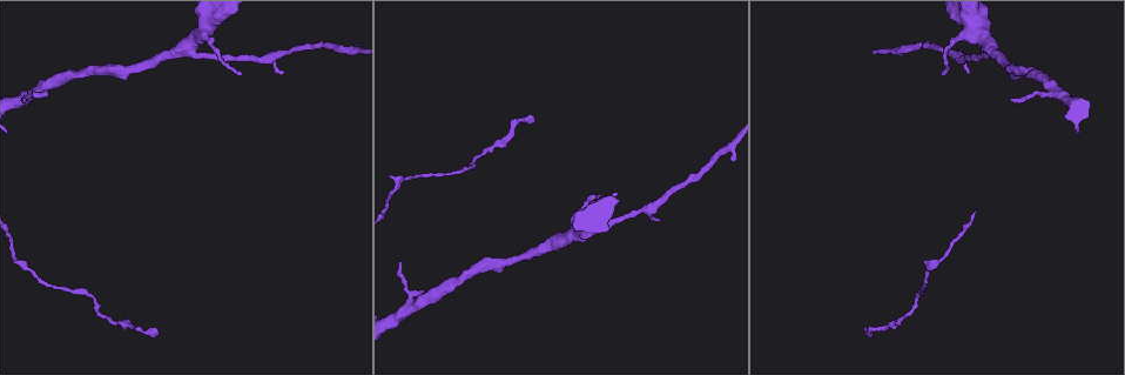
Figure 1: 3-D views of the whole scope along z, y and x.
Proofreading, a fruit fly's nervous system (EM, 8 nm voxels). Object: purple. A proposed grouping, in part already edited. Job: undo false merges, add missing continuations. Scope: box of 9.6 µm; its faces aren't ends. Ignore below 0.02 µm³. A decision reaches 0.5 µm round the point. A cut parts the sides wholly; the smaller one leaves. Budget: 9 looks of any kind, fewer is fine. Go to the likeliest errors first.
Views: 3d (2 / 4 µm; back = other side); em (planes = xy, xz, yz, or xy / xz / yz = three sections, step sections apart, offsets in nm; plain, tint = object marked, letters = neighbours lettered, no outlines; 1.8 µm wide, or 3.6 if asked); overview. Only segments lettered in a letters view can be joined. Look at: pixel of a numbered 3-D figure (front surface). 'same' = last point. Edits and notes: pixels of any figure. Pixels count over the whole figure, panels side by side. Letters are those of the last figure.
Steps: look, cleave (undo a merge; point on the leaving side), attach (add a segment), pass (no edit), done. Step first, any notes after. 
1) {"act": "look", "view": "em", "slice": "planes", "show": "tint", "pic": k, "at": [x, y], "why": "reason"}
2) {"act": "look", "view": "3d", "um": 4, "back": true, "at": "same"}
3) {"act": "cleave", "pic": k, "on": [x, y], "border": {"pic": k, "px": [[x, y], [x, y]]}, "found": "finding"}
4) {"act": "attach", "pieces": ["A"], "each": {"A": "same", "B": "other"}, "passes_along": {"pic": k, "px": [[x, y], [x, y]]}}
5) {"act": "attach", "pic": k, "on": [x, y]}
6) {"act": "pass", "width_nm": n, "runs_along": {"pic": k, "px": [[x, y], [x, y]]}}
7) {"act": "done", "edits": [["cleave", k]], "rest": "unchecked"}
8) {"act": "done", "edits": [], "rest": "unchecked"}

{"act": "look", "view": "em", "slice": "planes", "show": "letters", "pic": 1, "at": [515, 127], "why": "a narrow waist"}

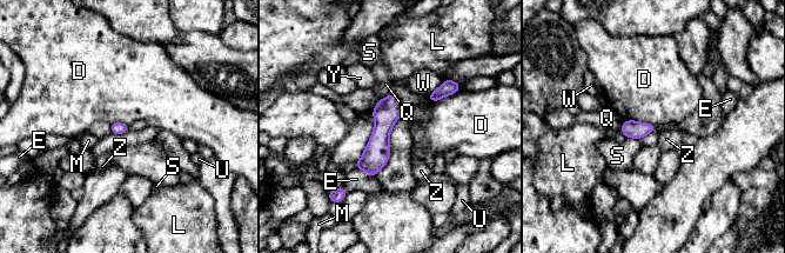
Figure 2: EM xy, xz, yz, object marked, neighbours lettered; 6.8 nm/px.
{"act": "pass", "each": {"D": "other", "E": "other", "L": "other", "M": "other", "Q": "other", "S": "other", "U": "other", "W": "other", "Y": "other", "Z": "other"}, "runs_along": {"pic": 2, "px": [[394, 98], [378, 146], [357, 165]]}, "found": "continuous, no second cell"}

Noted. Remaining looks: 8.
{"act": "look", "view": "3d", "um": 2, "pic": 1, "at": [969, 70], "why": "thin end"}

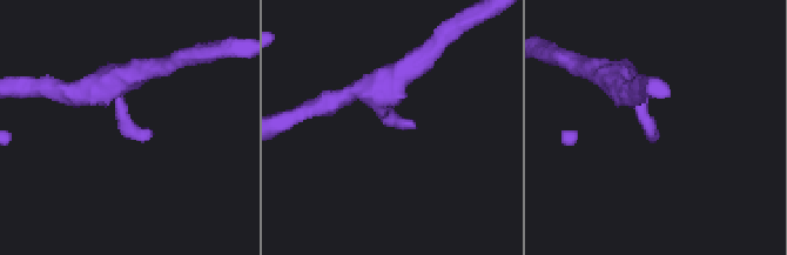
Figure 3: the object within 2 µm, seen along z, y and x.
{"act": "look", "view": "em", "slice": "xy", "step": 4, "show": "letters", "pic": 3, "at": [413, 128]}

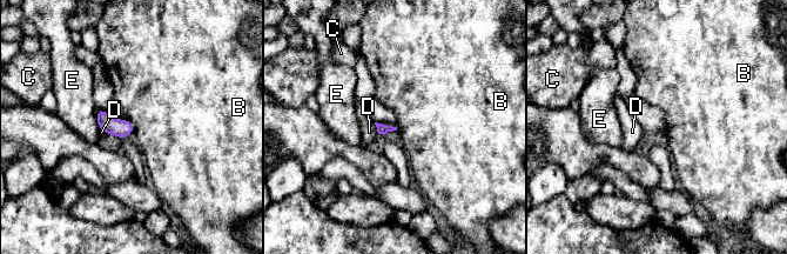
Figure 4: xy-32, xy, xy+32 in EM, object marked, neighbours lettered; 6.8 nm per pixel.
{"act": "pass", "each": {"B": "other", "C": "other", "D": "other", "E": "other"}, "border": {"pic": 4, "px": [[128, 119], [134, 131]]}, "found": "none of them fits"}

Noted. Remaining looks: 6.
{"act": "look", "view": "3d", "um": 2, "pic": 1, "at": [400, 264], "why": "an open end"}

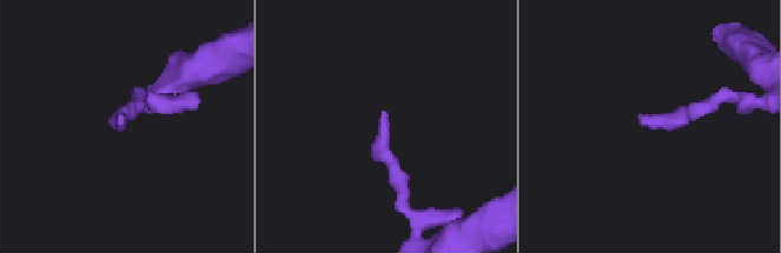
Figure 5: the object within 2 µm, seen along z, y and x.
{"act": "look", "view": "em", "slice": "yz", "step": 16, "show": "letters", "pic": 5, "at": [642, 122]}

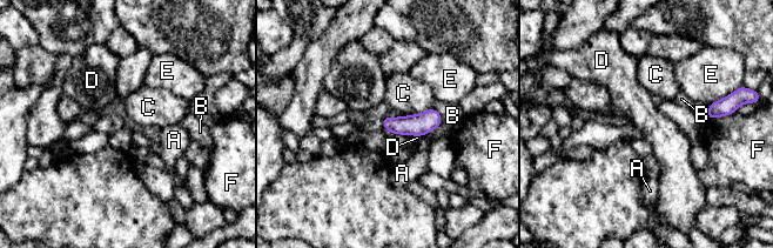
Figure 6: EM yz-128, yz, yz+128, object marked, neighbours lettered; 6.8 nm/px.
{"act": "look", "view": "em", "slice": "planes", "show": "letters", "at": "same"}

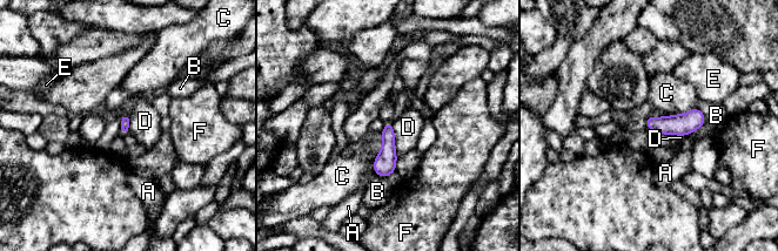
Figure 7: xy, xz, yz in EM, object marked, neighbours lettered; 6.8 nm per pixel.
{"act": "pass", "each": {"A": "other", "B": "other", "C": "other", "D": "other", "E": "other", "F": "other"}, "border": {"pic": 7, "px": [[390, 122], [397, 156]]}, "found": "no lettered segment goes on from it"}

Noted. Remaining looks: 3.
{"act": "look", "view": "em", "slice": "xy", "step": 4, "show": "letters", "pic": 1, "at": [566, 237], "why": "three-way junction"}

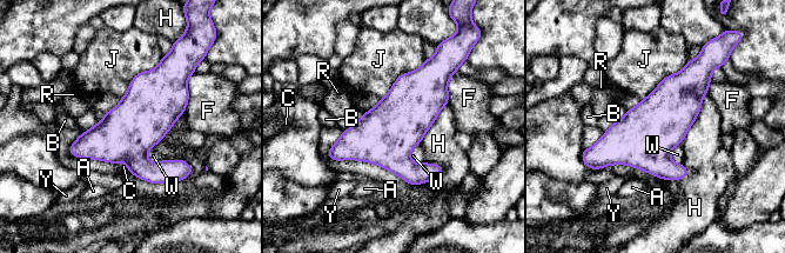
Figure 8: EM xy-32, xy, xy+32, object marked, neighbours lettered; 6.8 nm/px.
{"act": "look", "view": "em", "slice": "planes", "show": "letters", "at": "same", "why": "another direction"}

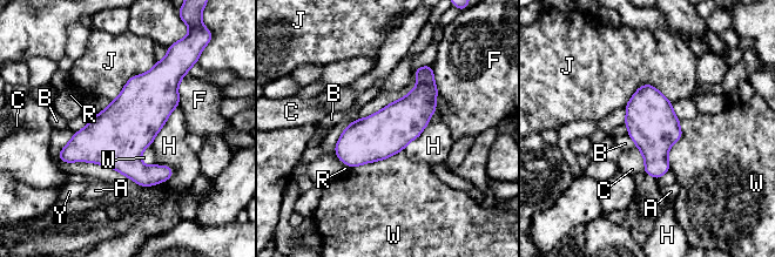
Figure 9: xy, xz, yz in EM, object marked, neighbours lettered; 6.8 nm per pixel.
{"act": "pass", "each": {"A": "other", "B": "other", "C": "other", "F": "other", "H": "other", "J": "other", "R": "other", "W": "other", "Y": "other"}, "runs_along": {"pic": 9, "px": [[424, 68], [424, 90], [342, 157]]}, "found": "all the same cell"}

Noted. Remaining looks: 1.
{"act": "done", "edits": [], "rest": "unchecked"}

